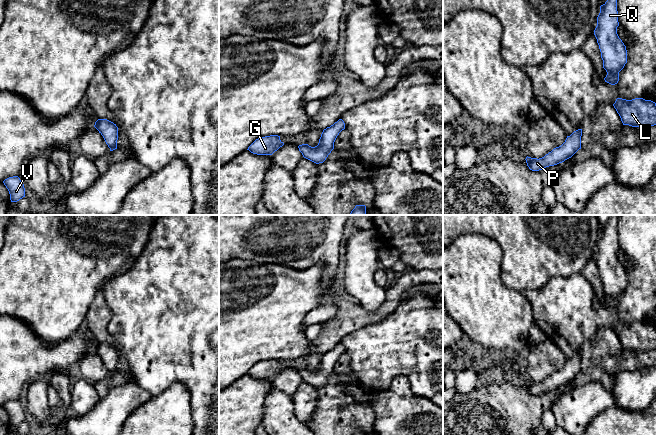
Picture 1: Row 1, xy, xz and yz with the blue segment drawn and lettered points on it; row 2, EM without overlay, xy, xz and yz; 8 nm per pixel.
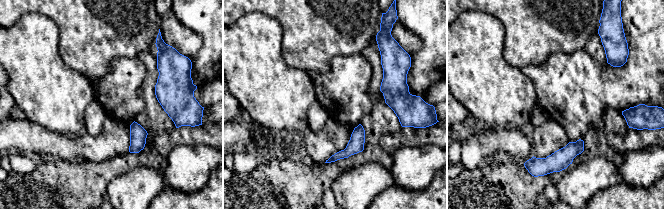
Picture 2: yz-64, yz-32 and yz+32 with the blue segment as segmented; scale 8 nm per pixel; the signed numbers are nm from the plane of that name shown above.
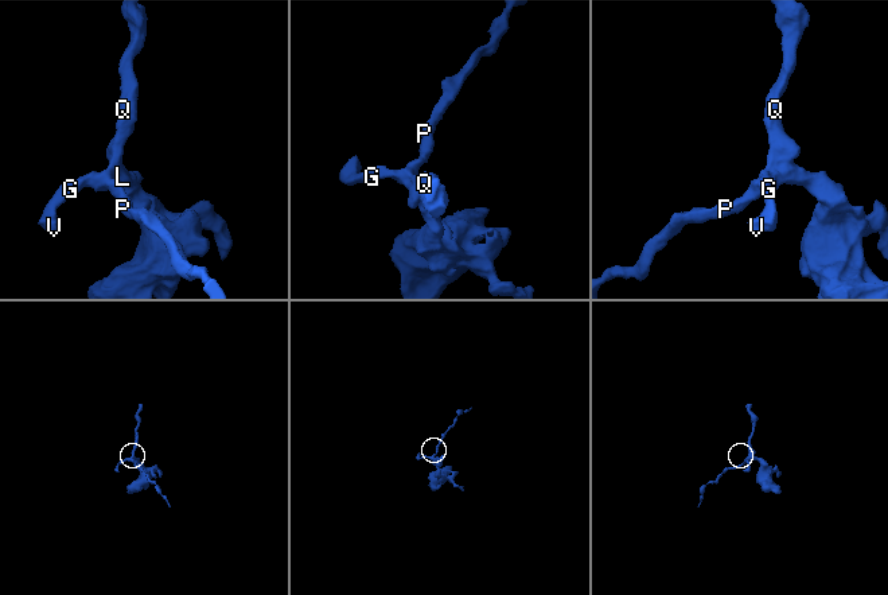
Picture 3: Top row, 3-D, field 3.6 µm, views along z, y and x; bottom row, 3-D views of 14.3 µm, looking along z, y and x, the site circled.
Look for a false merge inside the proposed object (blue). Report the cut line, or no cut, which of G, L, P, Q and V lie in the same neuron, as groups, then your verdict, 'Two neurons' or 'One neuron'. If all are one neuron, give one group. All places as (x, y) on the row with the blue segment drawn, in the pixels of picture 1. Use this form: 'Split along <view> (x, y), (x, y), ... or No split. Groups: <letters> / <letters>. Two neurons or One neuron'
No split. Groups: G L P Q V. One neuron

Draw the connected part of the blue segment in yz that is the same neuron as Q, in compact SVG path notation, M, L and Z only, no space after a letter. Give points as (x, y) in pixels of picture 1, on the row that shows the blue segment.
M607 0L600 6L594 35L601 52L603 68L607 72L604 80L611 85L618 83L619 72L627 63L627 50L617 34L618 26L617 0Z

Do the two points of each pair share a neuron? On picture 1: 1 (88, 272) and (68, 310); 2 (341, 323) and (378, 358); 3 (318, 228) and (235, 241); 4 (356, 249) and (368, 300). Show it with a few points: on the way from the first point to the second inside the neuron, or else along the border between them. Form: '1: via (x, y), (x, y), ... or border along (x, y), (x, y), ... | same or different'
1: via (79, 281), (68, 292), (68, 301) | same
2: border along (373, 323), (361, 326), (346, 334), (339, 342) | different
3: via (297, 228), (256, 228) | same
4: via (360, 262), (360, 284), (362, 287) | same

